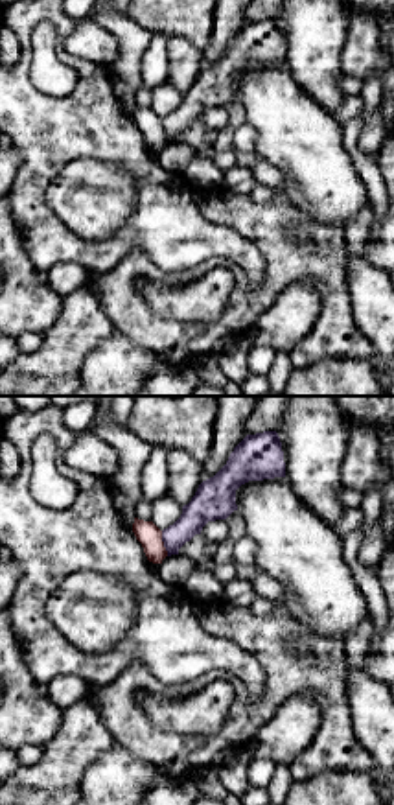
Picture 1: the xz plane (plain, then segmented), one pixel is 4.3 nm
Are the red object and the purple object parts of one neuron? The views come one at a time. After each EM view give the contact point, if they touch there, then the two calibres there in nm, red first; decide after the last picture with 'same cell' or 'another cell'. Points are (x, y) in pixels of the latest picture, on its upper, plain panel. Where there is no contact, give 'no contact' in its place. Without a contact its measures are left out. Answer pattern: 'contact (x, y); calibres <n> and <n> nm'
contact (162, 131); calibres 100 and 140 nm

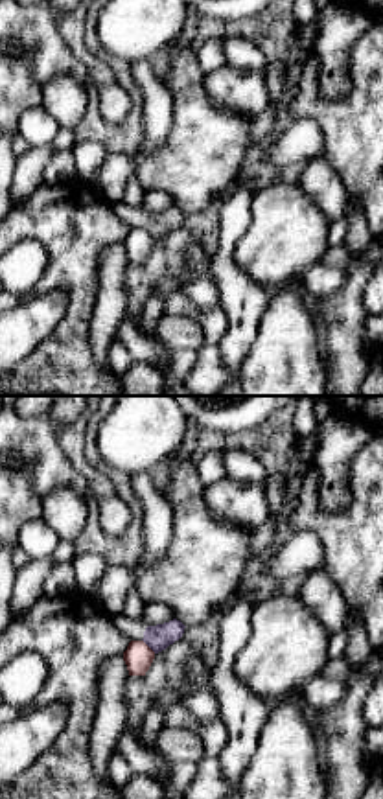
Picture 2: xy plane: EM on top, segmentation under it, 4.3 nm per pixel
contact (148, 234); calibres 120 and 110 nm

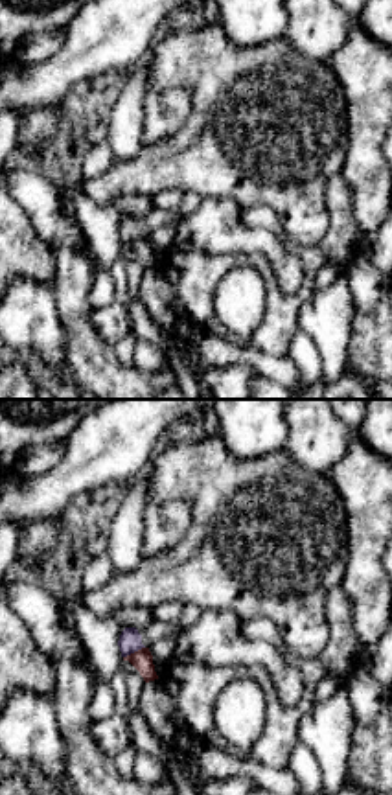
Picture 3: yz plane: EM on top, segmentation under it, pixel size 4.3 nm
contact (135, 240); calibres 90 and 100 nm

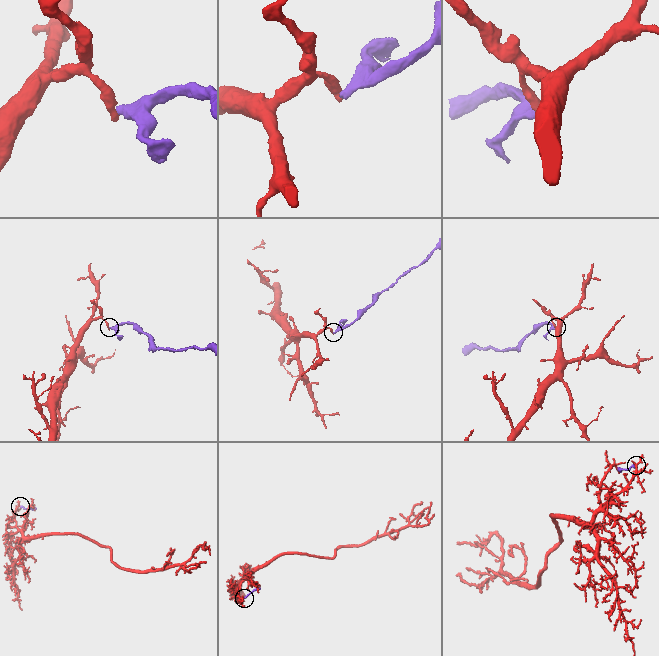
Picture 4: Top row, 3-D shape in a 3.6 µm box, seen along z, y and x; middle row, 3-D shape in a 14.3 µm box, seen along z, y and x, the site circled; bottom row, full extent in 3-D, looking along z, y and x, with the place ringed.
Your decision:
another cell

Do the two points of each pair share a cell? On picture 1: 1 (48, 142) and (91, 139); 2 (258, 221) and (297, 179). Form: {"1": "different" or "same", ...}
{"1": "same", "2": "different"}

